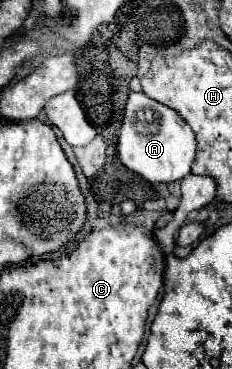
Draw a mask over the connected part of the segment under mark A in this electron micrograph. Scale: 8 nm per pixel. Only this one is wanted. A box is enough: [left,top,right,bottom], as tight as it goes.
[117,93,195,183]

